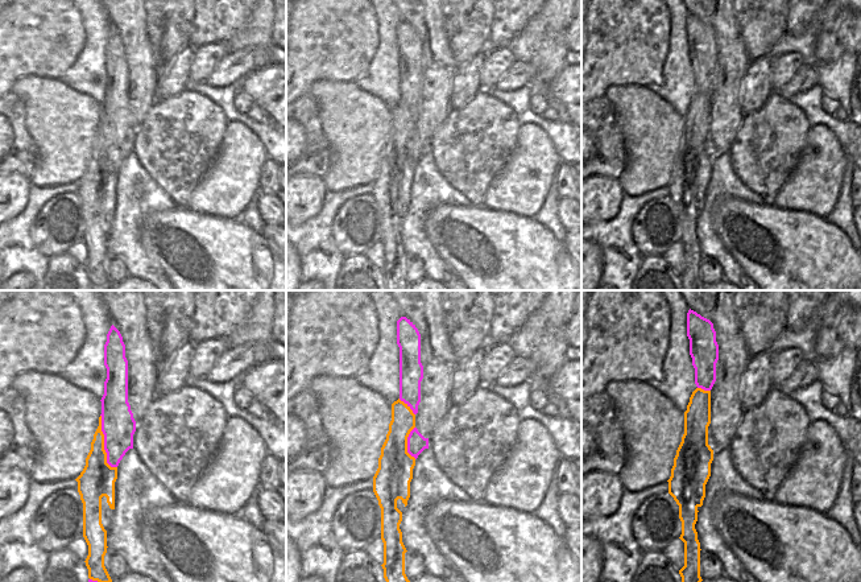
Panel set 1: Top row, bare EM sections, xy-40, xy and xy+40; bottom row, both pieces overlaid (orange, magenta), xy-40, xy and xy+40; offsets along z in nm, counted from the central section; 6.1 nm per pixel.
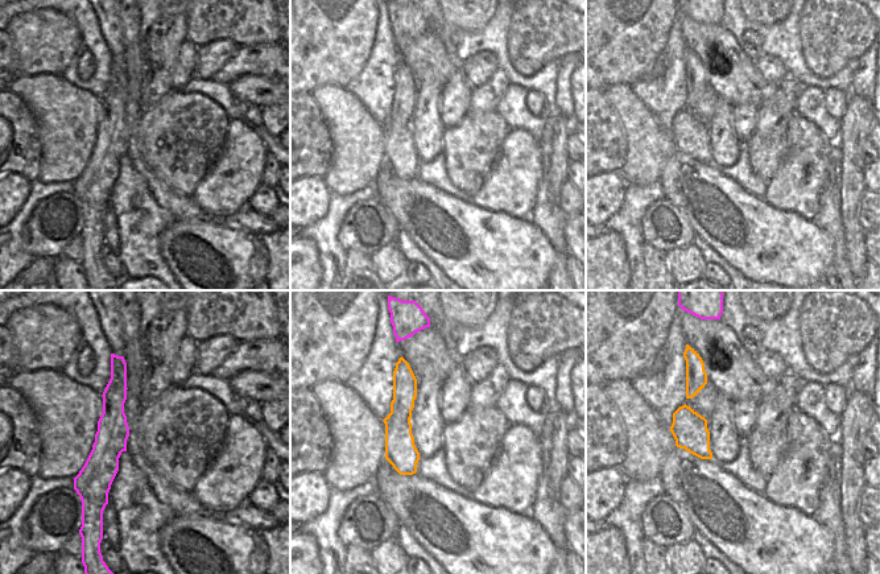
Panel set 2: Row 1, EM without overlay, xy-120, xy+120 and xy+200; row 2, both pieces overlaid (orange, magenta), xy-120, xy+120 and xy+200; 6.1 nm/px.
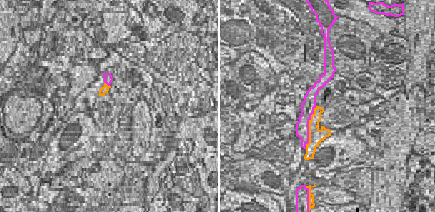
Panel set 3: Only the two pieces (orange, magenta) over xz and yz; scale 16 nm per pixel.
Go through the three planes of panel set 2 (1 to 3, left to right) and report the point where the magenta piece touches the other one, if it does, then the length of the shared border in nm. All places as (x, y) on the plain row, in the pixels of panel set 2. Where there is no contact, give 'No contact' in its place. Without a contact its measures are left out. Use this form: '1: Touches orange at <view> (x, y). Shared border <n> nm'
1: No contact
2: No contact
3: No contact.

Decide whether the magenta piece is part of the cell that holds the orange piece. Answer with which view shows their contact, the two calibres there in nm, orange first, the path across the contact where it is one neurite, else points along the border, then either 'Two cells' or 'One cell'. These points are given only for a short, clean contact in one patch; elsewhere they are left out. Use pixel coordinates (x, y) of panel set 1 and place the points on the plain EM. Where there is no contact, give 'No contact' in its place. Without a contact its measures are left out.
Touches orange in xy-40. Thickness 220 nm (orange) against 200 nm. Two cells.

